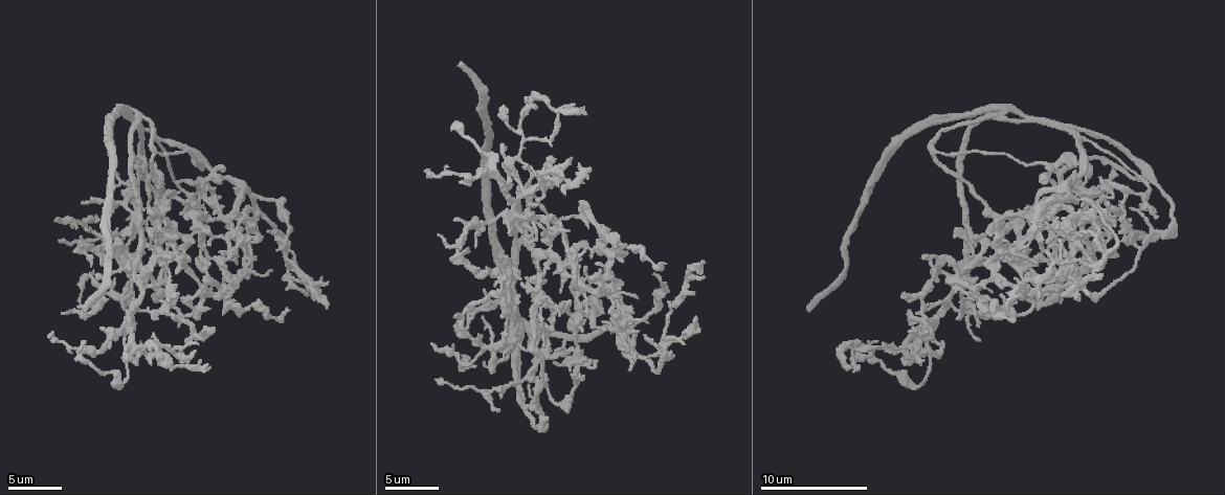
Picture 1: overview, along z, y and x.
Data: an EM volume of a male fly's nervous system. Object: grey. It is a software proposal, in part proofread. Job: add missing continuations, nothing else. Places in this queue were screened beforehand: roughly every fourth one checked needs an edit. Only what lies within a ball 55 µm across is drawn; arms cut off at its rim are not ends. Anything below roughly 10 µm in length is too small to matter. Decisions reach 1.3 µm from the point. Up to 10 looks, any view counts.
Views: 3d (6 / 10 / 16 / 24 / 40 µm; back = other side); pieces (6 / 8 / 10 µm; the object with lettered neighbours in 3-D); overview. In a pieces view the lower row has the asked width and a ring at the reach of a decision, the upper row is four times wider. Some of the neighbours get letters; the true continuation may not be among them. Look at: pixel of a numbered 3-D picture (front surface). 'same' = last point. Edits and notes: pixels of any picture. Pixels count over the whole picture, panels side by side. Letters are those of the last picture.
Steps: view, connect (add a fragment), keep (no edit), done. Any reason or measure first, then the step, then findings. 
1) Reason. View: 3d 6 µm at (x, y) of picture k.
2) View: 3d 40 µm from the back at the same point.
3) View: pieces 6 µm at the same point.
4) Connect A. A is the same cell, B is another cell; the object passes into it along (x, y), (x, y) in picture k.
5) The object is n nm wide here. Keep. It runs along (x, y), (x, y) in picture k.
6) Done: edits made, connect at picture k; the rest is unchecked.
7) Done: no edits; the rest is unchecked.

Branch stops here. View: pieces 8 µm at (179, 273) of picture 1.

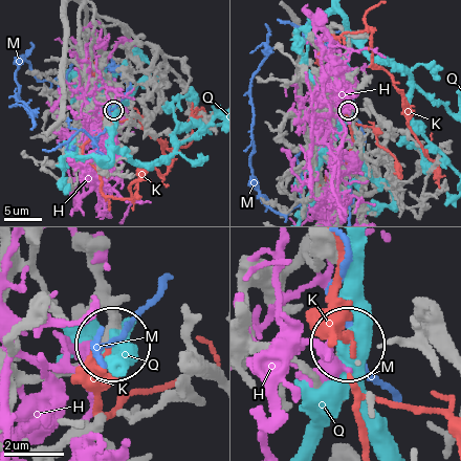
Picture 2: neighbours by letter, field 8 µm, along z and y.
Keep. H, K, M and Q are other cells; none of them fits.

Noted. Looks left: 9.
Branch stops here. View: pieces 6 µm at (1116, 254) of picture 1.

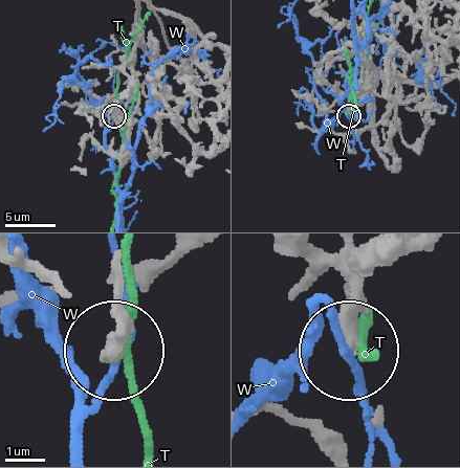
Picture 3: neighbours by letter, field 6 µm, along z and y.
Keep. T and W are other cells; none of them fits.

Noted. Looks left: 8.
Branch stops here. View: pieces 6 µm at (154, 166) of picture 1.

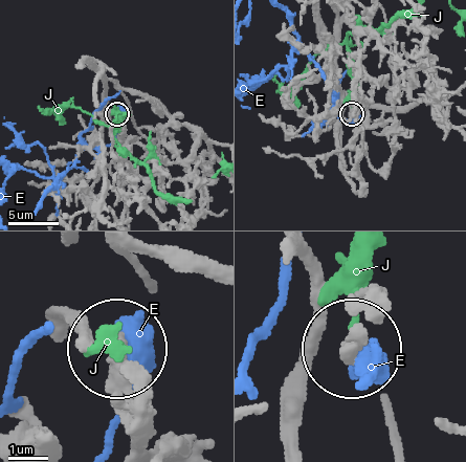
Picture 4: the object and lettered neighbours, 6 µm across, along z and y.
The object is 400 nm wide here. Keep. E and J are other cells; none of them fits.

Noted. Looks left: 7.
End of a long branch. View: pieces 8 µm at (468, 246) of picture 1.

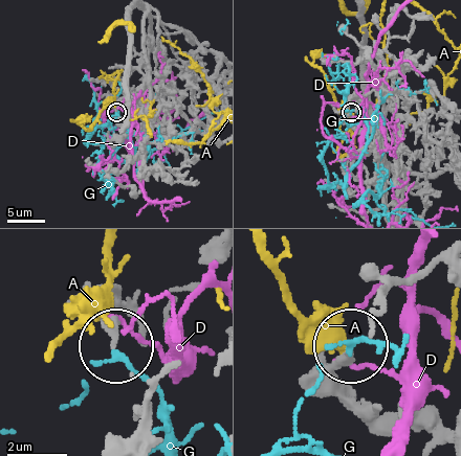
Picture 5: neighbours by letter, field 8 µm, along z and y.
Keep. A, D and G are other cells; it runs along (451, 441), (427, 424), (368, 411), (337, 373), (350, 354) in picture 5; none of them fits.

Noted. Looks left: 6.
End of a long branch. View: pieces 8 µm at (1006, 306) of picture 1.

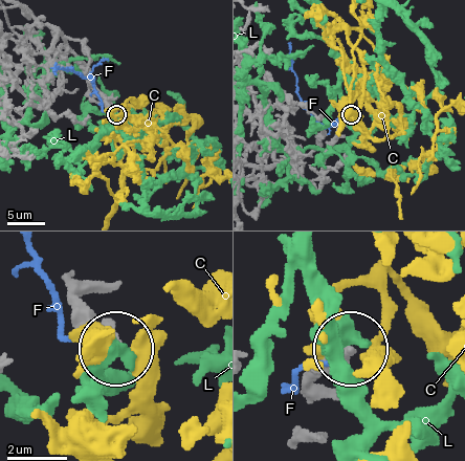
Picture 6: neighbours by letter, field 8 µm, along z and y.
Keep. C, F and L are other cells; it runs along (305, 394), (348, 351) in picture 6; none of them fits.

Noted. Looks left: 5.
Done: no edits; the rest is unchecked.

